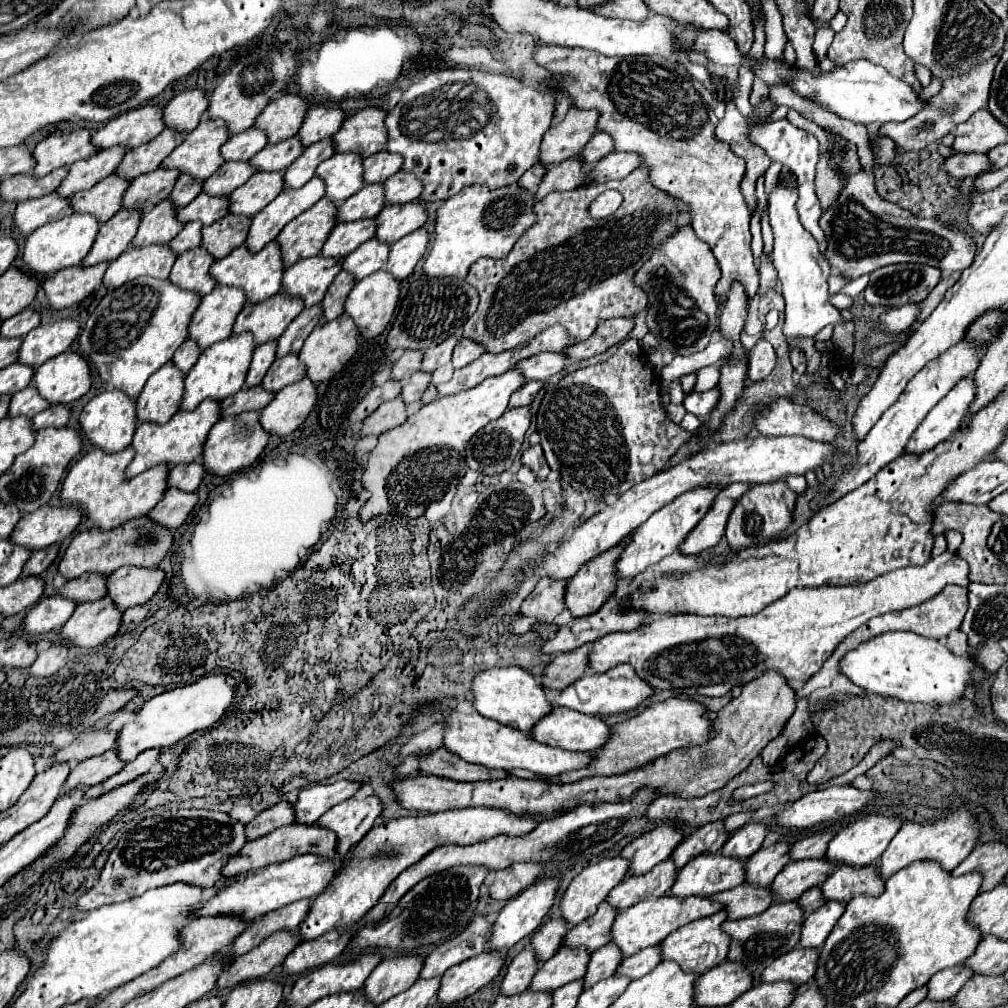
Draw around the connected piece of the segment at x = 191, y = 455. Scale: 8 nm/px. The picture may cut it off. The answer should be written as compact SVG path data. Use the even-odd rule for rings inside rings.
M203 401L197 409L189 413L175 413L165 425L139 423L133 435L133 443L131 443L131 447L135 449L135 457L125 469L125 477L131 479L161 463L173 467L173 465L185 465L185 463L197 461L201 457L201 449L207 439L207 433L217 423L217 419L219 419L219 403Z

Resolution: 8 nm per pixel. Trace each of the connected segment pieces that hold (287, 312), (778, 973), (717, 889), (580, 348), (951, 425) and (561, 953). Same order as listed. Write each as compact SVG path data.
M277 293L263 303L245 305L233 323L231 335L241 335L247 331L253 335L255 345L275 341L301 311L303 311L301 299Z
M795 947L789 953L777 957L765 971L761 973L763 983L787 981L793 985L803 985L813 977L813 969L817 967L817 949L801 949Z
M703 855L689 861L679 873L669 889L671 897L709 897L743 883L745 861L731 857Z
M614 318L599 321L595 333L587 341L569 347L565 353L567 353L569 361L579 361L579 359L593 357L597 353L607 351L611 345L623 341L629 335L631 329L633 329L633 321L629 321L629 319Z
M973 377L959 381L949 391L949 397L945 397L945 401L939 401L937 409L933 409L933 413L929 413L925 421L917 427L917 433L913 433L913 437L909 439L907 451L923 453L933 449L935 443L949 439L967 415L969 405L975 399L975 393L977 383Z
M559 947L559 951L537 969L537 973L531 979L529 991L551 993L561 985L581 979L587 961L589 961L589 953L585 953L585 949Z

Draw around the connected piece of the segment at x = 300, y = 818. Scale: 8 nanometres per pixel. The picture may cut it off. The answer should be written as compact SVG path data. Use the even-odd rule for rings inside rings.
M337 781L331 785L313 785L305 787L299 793L299 799L295 803L297 809L297 823L315 823L317 817L327 813L333 805L351 799L363 783L359 781Z

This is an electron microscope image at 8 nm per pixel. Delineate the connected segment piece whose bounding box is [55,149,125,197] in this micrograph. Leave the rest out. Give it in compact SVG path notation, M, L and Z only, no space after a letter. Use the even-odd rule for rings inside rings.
M105 149L97 151L93 157L85 161L73 163L55 193L61 193L61 197L71 197L77 191L91 189L93 185L97 185L101 179L115 171L123 155L125 149Z

